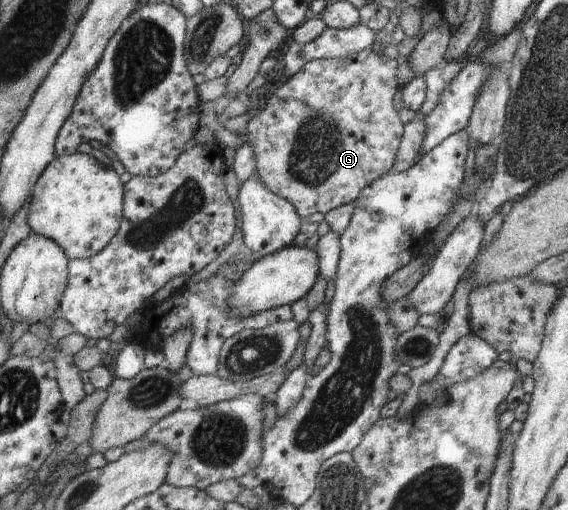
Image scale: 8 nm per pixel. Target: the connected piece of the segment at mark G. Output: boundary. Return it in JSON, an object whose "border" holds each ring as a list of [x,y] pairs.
{"border":[[[370,48],[359,51],[358,53],[351,53],[344,57],[307,61],[299,72],[296,72],[283,84],[279,84],[275,92],[272,92],[265,108],[260,109],[255,116],[249,119],[246,142],[253,147],[257,176],[269,190],[273,191],[273,194],[288,200],[300,218],[305,219],[307,216],[315,214],[315,212],[325,214],[331,209],[353,203],[363,187],[391,173],[404,132],[404,125],[398,116],[397,110],[393,106],[393,98],[399,89],[397,73],[400,70],[401,68],[395,59],[379,56],[379,54],[371,52]]]}

